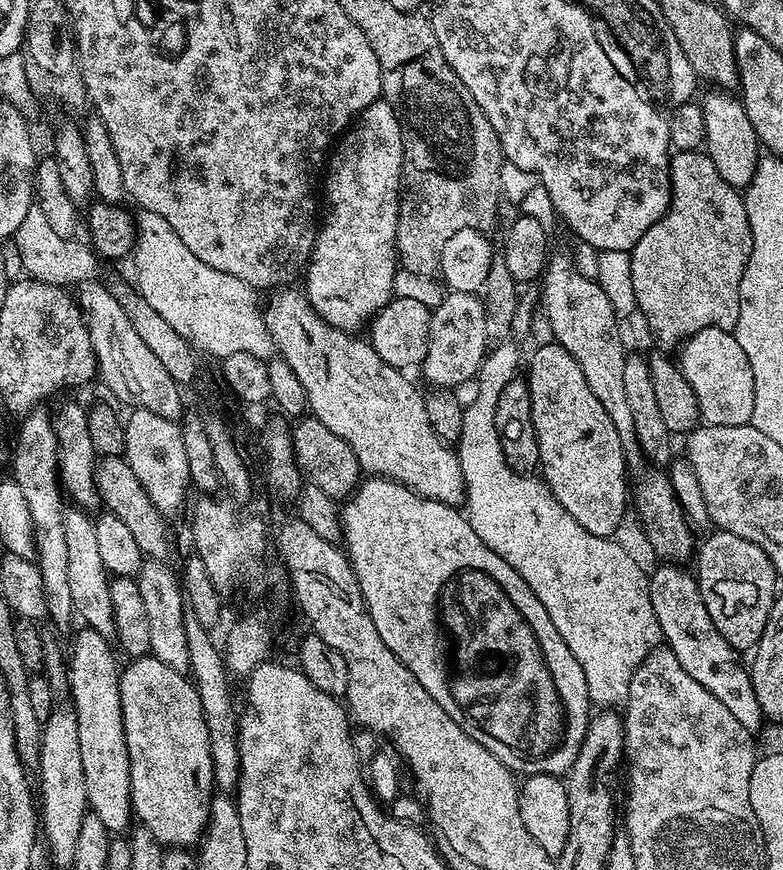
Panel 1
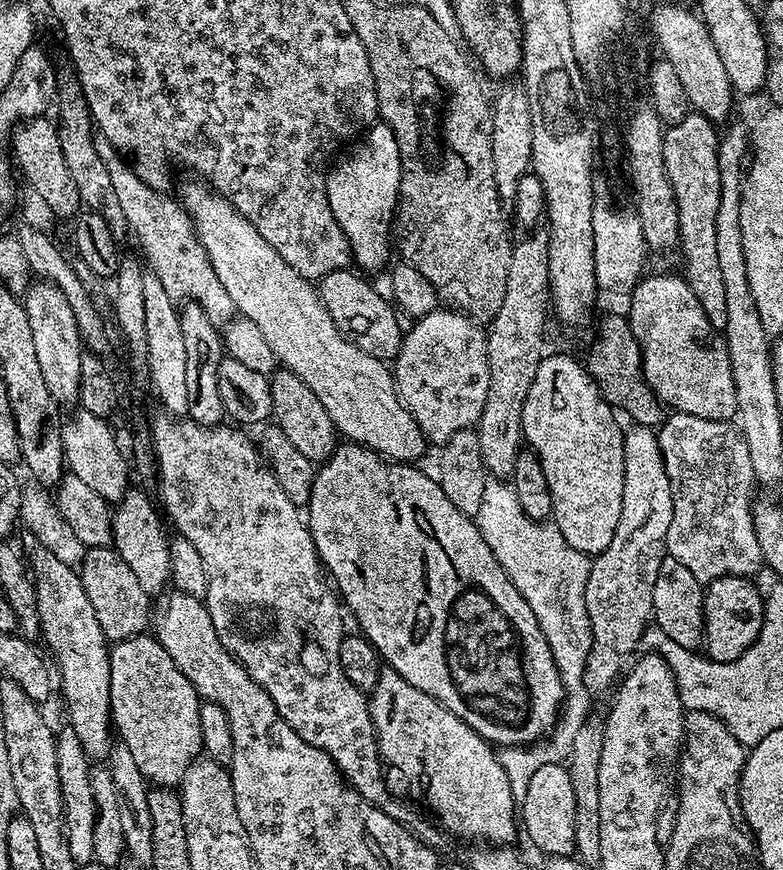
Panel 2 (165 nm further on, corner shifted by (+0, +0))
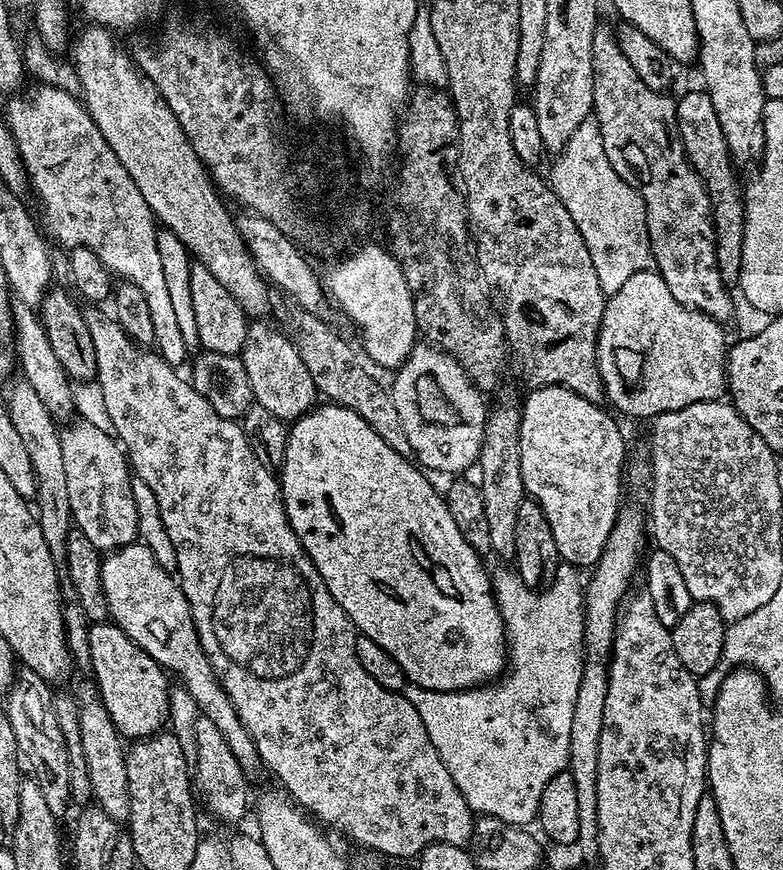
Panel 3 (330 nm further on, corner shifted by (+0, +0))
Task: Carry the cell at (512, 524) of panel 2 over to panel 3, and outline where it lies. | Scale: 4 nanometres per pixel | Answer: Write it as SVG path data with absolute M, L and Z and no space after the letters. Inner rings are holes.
M561 563L556 572L556 579L551 584L538 589L531 588L522 580L515 567L500 568L491 573L490 579L496 594L496 605L504 619L504 635L506 637L506 671L495 682L489 682L471 688L463 688L457 692L443 692L419 688L417 684L409 683L402 695L418 710L418 718L422 718L422 726L426 726L426 734L430 734L430 742L434 742L434 750L442 758L446 770L450 770L450 778L454 778L454 786L462 790L462 798L466 798L469 808L480 816L502 818L507 824L528 826L539 817L542 790L546 790L546 782L554 778L554 774L565 771L568 766L568 751L570 750L570 722L574 719L574 701L578 699L578 682L582 682L584 669L584 594L582 580L579 580L577 569L570 564Z

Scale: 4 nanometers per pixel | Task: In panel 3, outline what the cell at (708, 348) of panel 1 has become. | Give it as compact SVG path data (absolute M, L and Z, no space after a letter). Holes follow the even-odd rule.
M649 270L630 275L630 278L615 293L605 299L604 313L600 319L600 329L596 339L596 361L598 362L600 377L604 383L607 403L617 413L625 412L628 416L655 418L670 410L682 410L682 406L694 406L694 402L721 399L726 392L726 343L724 344L724 332L720 328L723 328L721 321L710 318L693 308L682 306L682 302L678 302L678 298L674 298L674 294L670 294L670 290L666 286L666 282L660 277L659 272Z

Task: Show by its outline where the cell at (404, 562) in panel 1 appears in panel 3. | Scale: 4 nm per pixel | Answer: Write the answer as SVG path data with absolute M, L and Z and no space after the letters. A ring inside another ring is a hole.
M331 402L321 403L305 416L298 417L289 427L286 454L278 470L280 497L284 500L286 518L298 542L314 562L318 574L322 574L322 582L326 582L326 590L330 590L330 594L334 594L334 602L338 602L338 606L346 610L357 633L378 642L378 646L382 646L382 650L386 650L386 654L390 654L390 658L394 658L394 662L402 666L405 677L411 683L417 684L419 688L457 692L463 688L495 681L505 671L504 619L500 613L500 607L496 605L496 594L492 587L489 569L484 569L484 564L480 561L483 560L481 553L476 552L471 548L470 543L466 542L466 538L458 530L457 523L450 516L450 510L447 509L447 502L441 489L436 489L427 478L429 479L409 457L391 449L358 413Z

